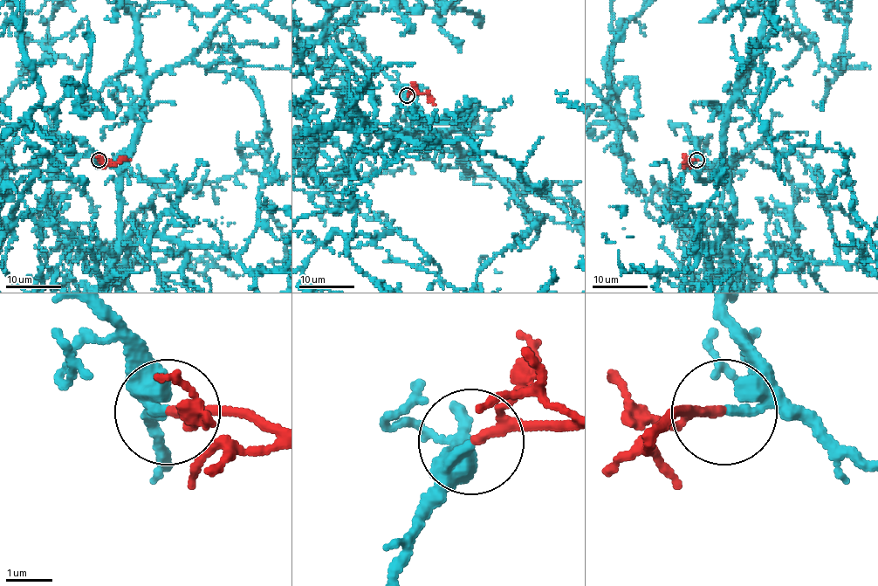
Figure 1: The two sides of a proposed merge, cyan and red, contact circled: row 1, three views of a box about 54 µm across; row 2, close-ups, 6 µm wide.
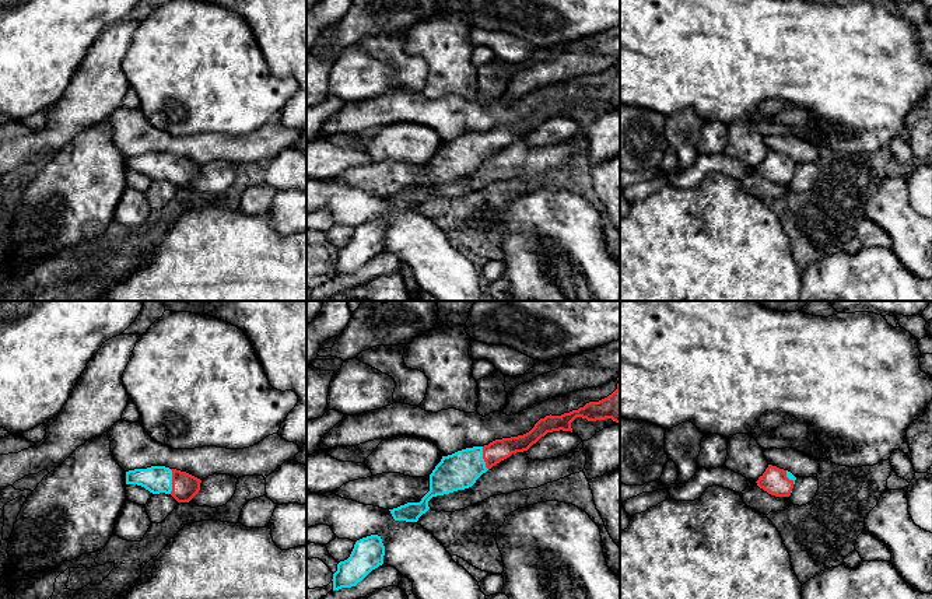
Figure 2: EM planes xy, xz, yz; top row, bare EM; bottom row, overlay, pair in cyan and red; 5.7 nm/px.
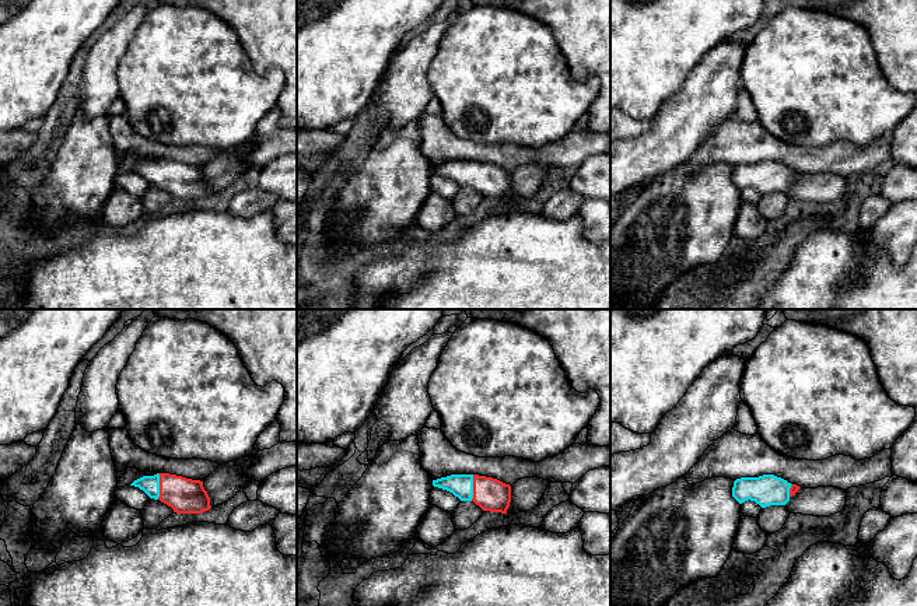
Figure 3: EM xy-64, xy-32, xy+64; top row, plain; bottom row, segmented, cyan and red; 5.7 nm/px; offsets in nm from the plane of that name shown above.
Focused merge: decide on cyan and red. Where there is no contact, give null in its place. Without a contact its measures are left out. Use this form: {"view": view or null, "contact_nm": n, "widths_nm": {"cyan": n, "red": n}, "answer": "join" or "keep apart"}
{"view": "xy", "contact_nm": 140, "widths_nm": {"cyan": 160, "red": 150}, "answer": "join"}

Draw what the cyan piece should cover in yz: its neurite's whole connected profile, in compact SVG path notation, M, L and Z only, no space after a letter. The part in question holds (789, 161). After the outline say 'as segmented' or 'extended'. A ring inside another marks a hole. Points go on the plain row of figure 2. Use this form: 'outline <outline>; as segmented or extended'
outline M768 151L756 168L760 175L775 183L789 183L796 164L784 155Z; extended

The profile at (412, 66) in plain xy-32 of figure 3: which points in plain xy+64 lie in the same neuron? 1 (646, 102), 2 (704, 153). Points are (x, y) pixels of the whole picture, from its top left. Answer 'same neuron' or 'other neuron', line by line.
1: other neuron
2: other neuron

